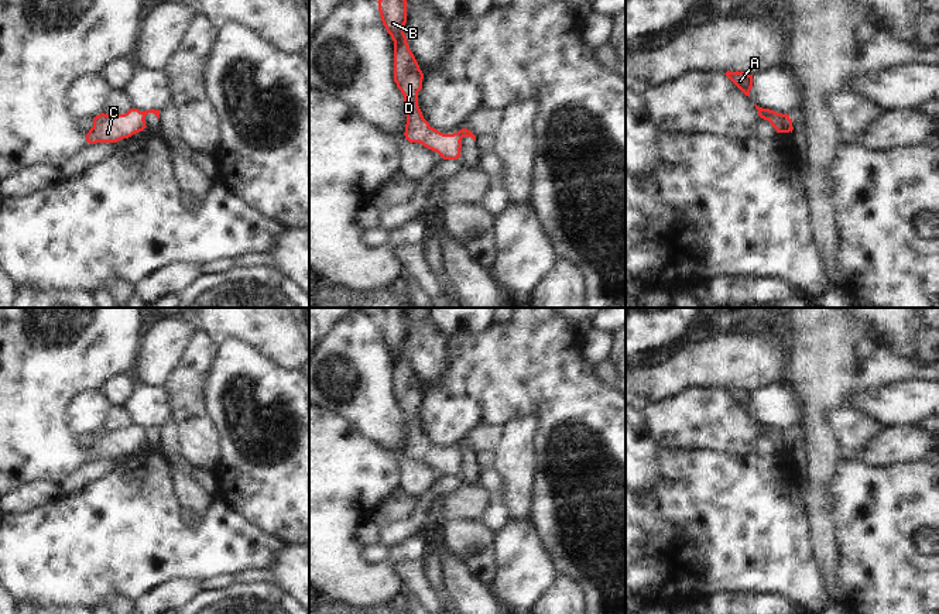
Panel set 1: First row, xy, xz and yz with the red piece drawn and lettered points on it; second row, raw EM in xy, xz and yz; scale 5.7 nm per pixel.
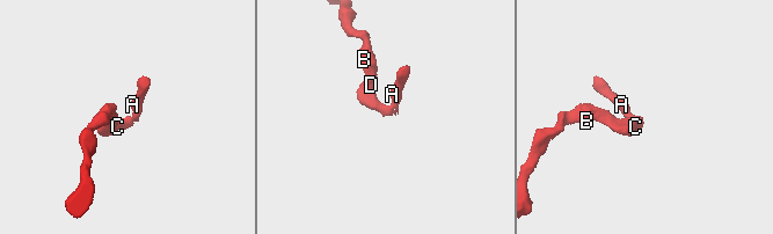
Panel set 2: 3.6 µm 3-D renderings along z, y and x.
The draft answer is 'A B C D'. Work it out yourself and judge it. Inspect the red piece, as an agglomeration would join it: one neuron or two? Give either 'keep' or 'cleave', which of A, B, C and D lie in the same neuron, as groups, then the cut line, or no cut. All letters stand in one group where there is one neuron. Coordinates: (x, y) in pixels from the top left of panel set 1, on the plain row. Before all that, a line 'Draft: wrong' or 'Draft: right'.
Draft: wrong
cleave | A / B C D | yz (777, 429), (768, 436)

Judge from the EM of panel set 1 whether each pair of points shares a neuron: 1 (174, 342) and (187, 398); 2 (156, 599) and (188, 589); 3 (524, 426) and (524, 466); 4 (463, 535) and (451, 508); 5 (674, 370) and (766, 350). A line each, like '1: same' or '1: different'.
1: different
2: same
3: same
4: different
5: same

